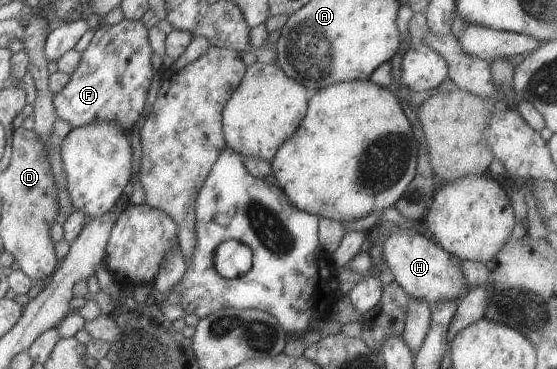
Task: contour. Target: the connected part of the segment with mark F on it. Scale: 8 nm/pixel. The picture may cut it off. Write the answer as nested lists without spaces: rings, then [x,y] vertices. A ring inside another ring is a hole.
[[[123,18],[112,26],[98,23],[89,45],[80,53],[79,65],[70,75],[69,83],[52,95],[57,118],[69,123],[72,128],[89,125],[97,119],[113,119],[123,131],[131,132],[143,110],[154,75],[147,31],[141,20]]]

